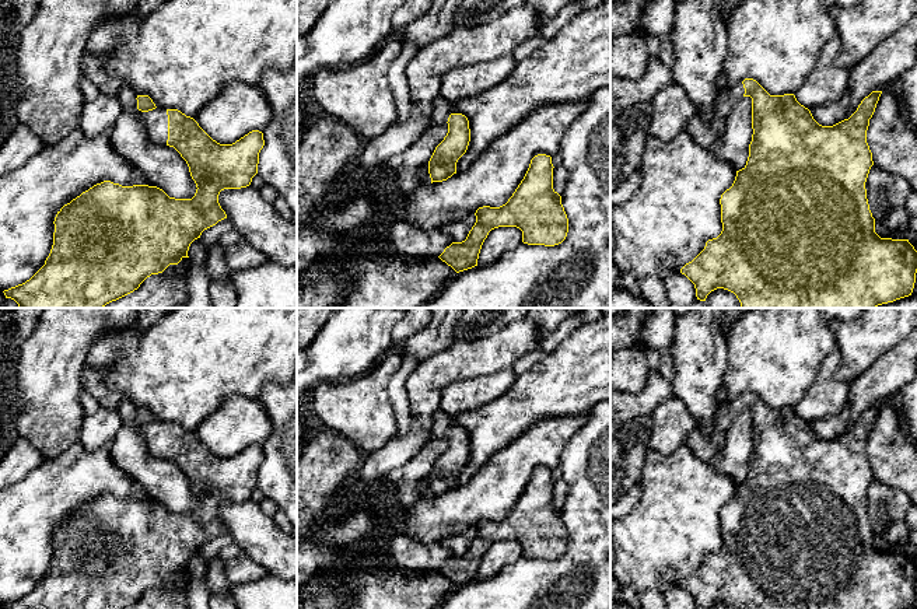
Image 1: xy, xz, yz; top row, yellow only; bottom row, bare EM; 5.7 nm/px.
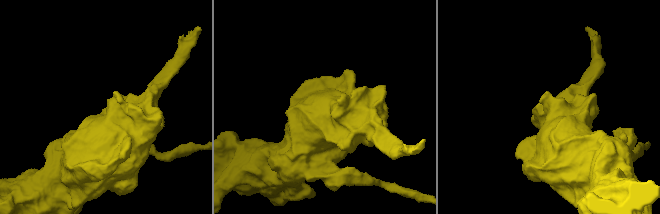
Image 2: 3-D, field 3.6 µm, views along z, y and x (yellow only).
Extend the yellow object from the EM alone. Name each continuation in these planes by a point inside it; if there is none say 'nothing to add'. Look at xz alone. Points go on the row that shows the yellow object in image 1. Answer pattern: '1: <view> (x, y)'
1: xz (440, 109)

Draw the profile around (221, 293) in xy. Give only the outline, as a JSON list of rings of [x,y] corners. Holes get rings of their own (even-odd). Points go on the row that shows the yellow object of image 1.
[[[213,280],[209,286],[211,308],[235,308],[237,293],[231,281]]]

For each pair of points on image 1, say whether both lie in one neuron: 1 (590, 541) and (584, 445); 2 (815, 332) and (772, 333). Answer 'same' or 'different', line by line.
1: same
2: same

